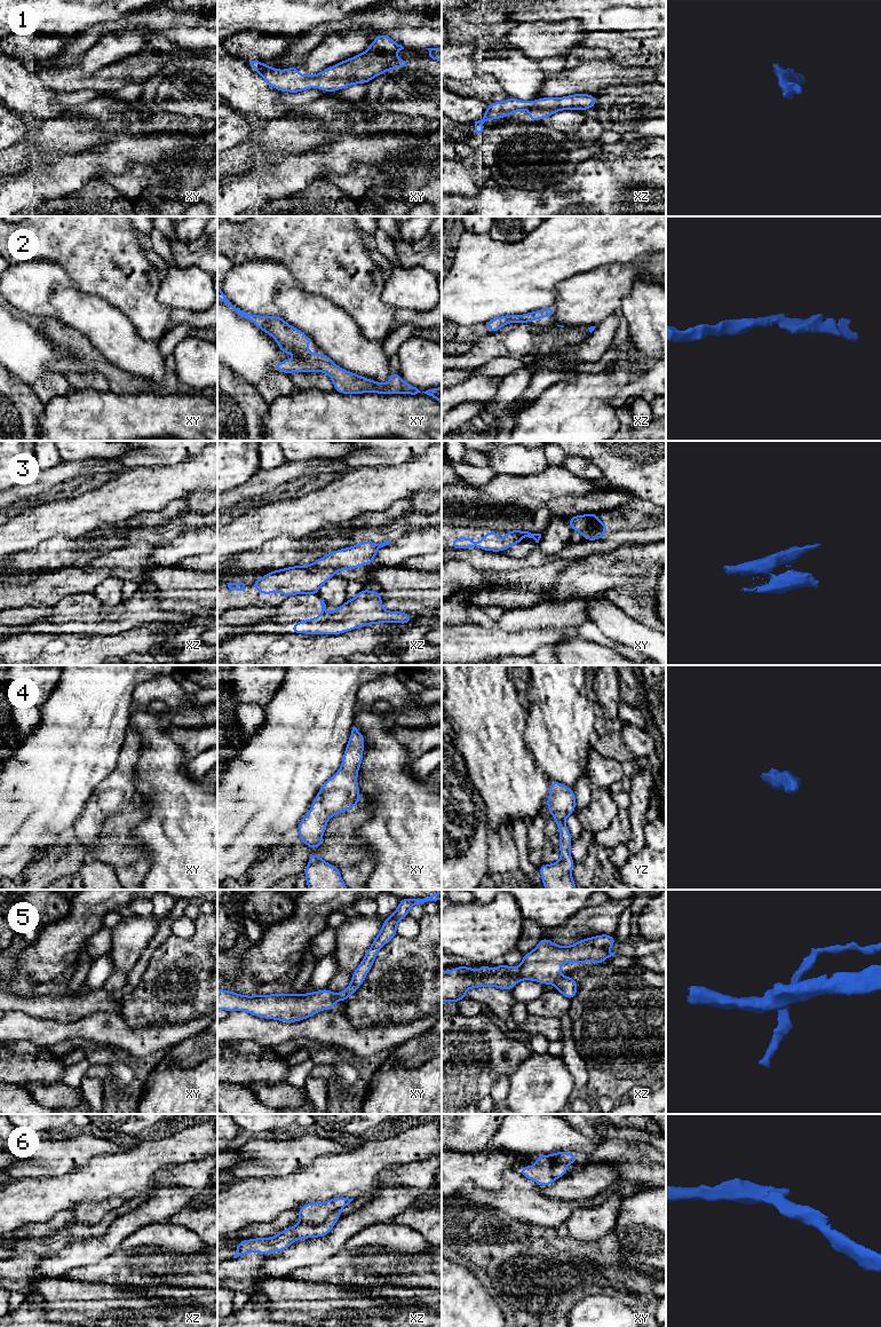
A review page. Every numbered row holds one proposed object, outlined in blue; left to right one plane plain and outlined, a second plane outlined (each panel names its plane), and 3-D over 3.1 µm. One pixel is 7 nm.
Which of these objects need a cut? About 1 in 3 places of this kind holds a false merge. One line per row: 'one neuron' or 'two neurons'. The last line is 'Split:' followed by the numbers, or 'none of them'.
1: one neuron
2: one neuron
3: two neurons
4: one neuron
5: two neurons
6: two neurons
Split: 3, 5, 6

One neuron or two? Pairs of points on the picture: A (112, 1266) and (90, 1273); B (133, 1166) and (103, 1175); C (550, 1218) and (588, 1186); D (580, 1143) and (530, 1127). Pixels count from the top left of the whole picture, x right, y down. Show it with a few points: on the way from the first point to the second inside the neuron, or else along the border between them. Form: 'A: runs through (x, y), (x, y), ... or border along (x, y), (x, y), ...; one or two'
A: runs through (106, 1271), (96, 1273); one
B: runs through (126, 1173), (124, 1175), (110, 1175); one
C: border along (544, 1194), (569, 1201), (584, 1201), (596, 1197); two
D: runs through (568, 1137), (542, 1132); one

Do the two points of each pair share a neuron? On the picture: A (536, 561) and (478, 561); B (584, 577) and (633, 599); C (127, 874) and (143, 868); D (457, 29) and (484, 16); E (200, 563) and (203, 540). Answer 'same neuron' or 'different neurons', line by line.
A: same neuron
B: different neurons
C: same neuron
D: different neurons
E: different neurons

